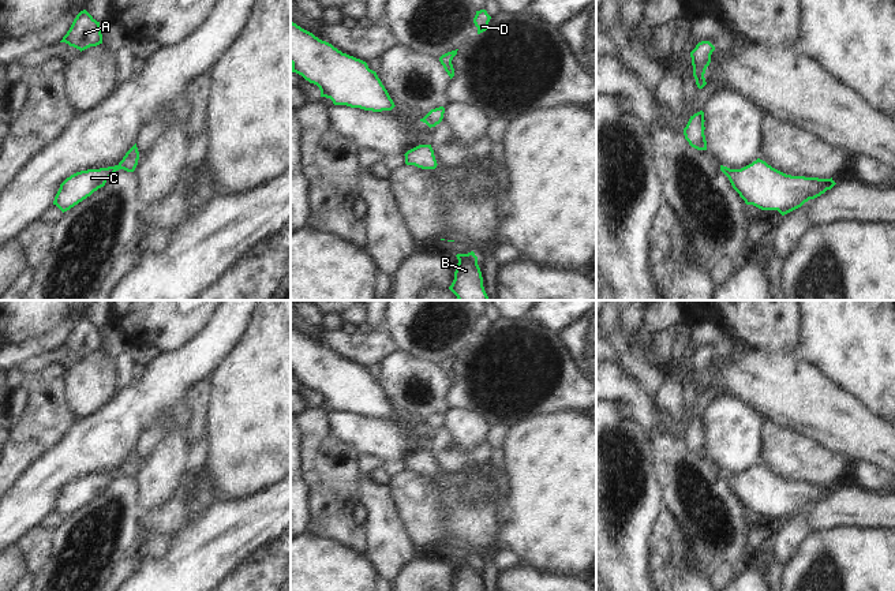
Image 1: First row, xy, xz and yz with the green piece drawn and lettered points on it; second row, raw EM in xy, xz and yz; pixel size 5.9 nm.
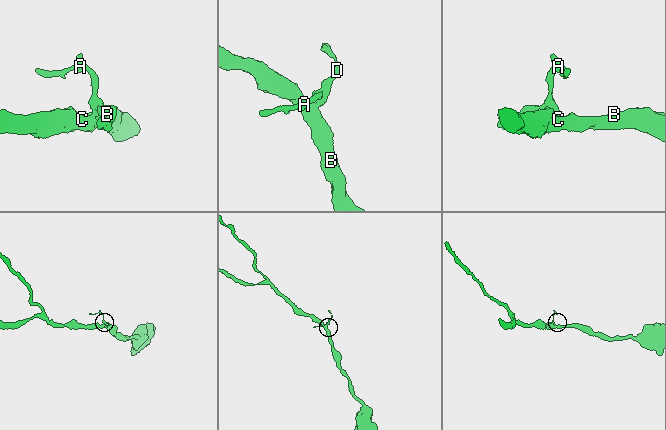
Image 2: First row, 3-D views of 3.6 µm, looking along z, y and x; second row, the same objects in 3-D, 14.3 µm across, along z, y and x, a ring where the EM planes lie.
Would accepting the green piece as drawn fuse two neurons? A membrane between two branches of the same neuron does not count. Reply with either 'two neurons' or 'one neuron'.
two neurons

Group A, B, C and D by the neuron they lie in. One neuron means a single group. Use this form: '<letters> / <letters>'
A D / B C

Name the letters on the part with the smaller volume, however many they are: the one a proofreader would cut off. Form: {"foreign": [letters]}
{"foreign": ["A", "D"]}

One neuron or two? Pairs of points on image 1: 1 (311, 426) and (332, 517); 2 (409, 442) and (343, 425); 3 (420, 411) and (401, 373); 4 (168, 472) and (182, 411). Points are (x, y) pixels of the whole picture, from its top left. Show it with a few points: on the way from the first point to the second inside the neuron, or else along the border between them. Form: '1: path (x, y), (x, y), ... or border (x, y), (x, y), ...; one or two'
1: path (319, 449), (332, 474), (332, 494); one
2: path (393, 437), (359, 433); one
3: path (411, 401), (403, 395), (403, 382); one
4: border (187, 422), (179, 426), (164, 427), (153, 445); two

